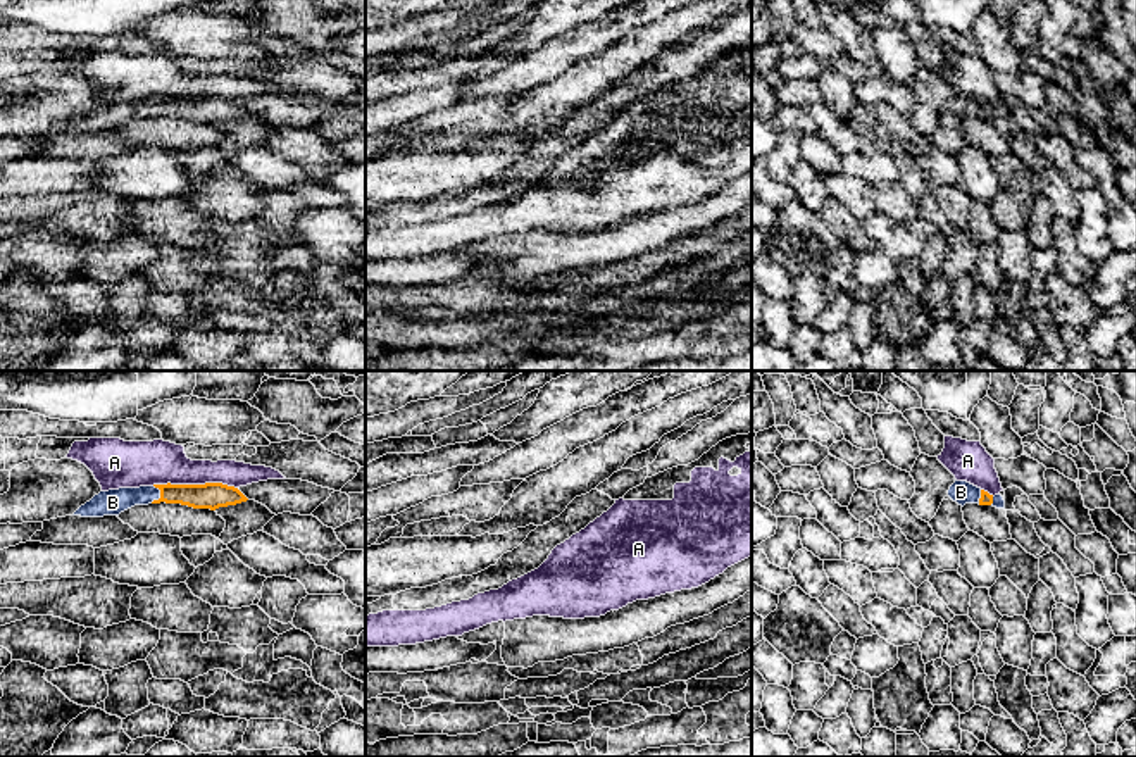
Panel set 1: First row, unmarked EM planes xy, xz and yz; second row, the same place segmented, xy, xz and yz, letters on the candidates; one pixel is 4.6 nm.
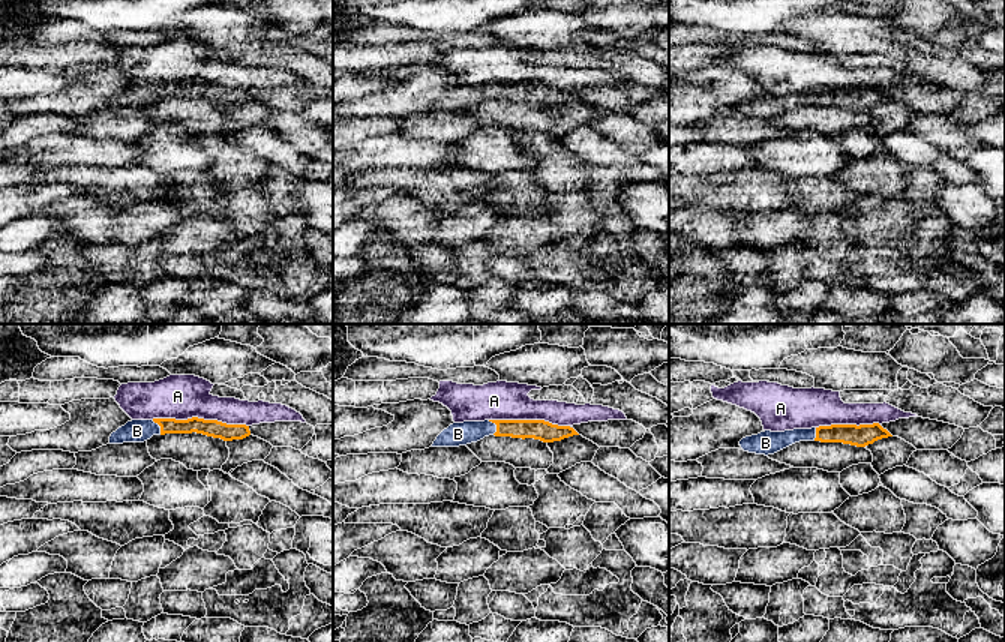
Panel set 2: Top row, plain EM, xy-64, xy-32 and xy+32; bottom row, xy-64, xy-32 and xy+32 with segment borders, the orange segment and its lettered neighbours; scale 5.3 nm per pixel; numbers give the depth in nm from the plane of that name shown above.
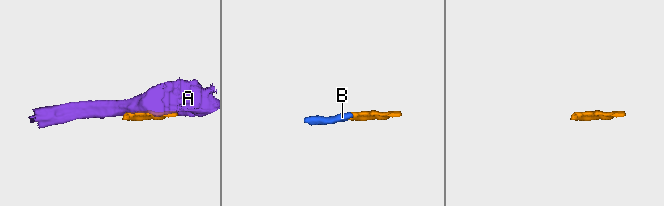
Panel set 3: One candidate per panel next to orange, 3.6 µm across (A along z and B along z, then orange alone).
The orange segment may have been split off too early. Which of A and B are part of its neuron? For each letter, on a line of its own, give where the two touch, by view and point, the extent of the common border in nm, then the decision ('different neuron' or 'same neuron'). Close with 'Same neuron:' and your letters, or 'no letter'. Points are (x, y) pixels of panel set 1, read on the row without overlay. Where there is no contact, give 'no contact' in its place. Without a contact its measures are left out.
A: xy (195, 99) | 400 nm | different neuron
B: xy (161, 109) | 90 nm | same neuron
Same neuron: B

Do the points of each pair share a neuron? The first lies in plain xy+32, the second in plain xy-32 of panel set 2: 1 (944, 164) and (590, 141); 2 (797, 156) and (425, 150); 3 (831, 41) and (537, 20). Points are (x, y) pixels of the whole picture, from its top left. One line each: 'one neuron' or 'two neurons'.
1: one neuron
2: two neurons
3: one neuron

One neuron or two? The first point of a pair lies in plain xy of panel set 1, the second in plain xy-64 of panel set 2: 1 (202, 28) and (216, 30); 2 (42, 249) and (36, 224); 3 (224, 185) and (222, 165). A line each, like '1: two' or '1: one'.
1: one
2: two
3: one

